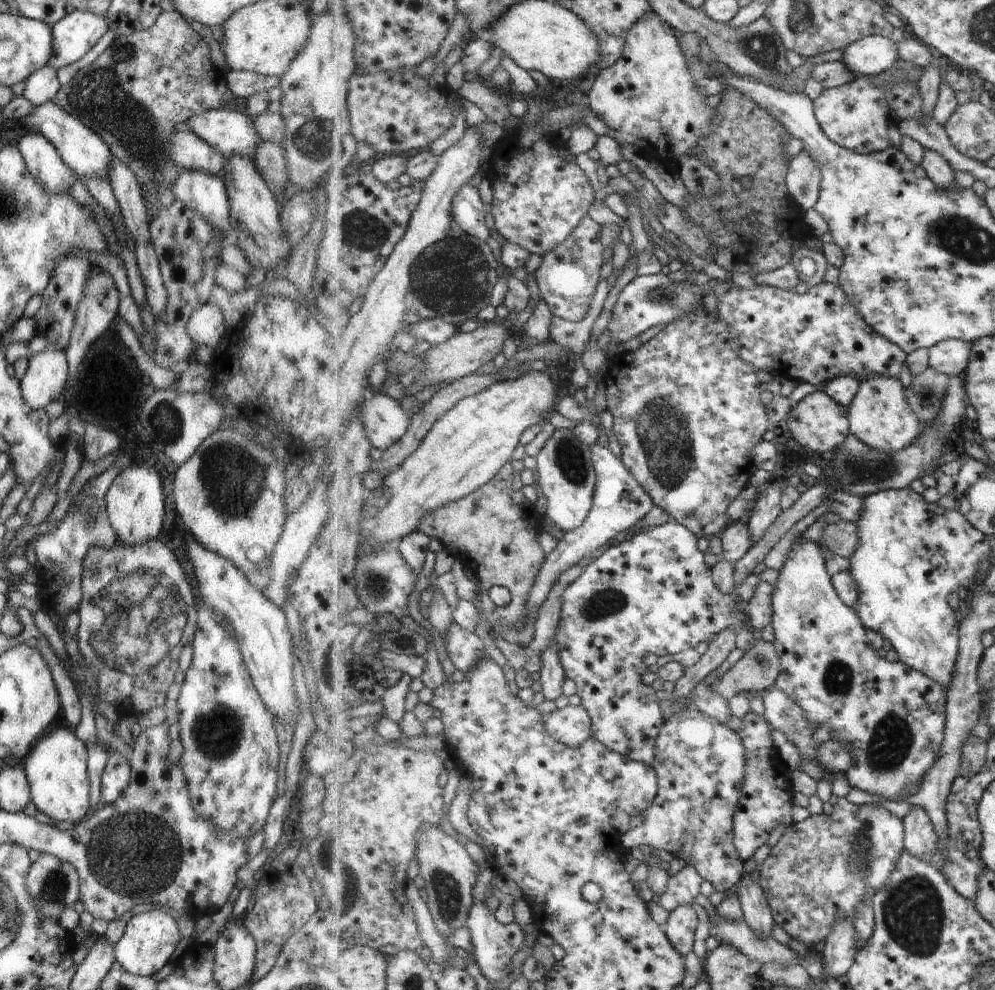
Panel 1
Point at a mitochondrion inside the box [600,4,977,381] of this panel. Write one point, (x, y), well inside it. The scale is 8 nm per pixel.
(762, 47)

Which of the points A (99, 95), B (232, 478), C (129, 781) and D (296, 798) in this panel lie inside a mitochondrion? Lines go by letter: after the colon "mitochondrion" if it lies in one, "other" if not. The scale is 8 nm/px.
A: mitochondrion
B: mitochondrion
C: other
D: other

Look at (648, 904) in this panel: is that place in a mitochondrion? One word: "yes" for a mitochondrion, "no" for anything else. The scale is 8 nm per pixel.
no

